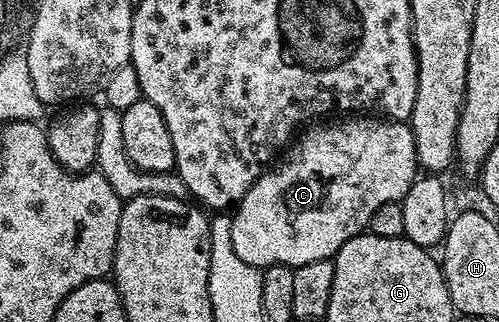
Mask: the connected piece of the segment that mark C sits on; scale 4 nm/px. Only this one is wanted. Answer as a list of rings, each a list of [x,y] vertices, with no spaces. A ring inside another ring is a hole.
[[[375,116],[344,118],[347,118],[344,122],[304,129],[304,134],[300,133],[282,155],[283,163],[264,169],[263,175],[234,207],[231,219],[233,252],[237,252],[245,264],[260,268],[277,265],[296,268],[334,259],[346,242],[370,227],[373,212],[377,212],[381,204],[402,203],[420,169],[410,125],[403,120],[380,120]]]

